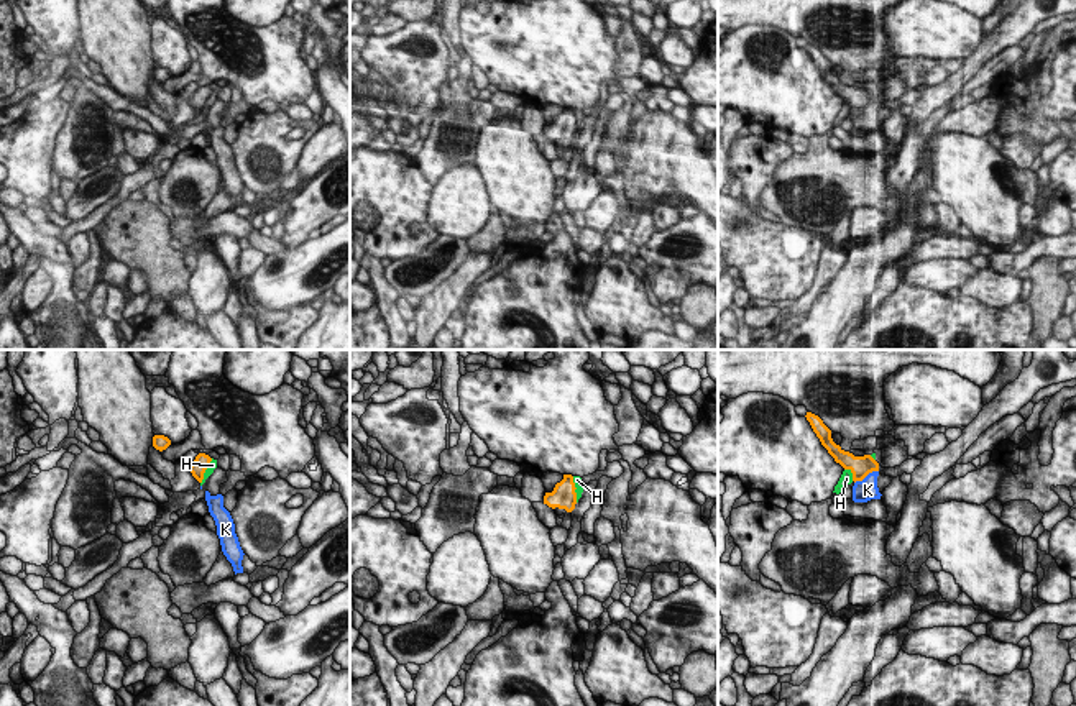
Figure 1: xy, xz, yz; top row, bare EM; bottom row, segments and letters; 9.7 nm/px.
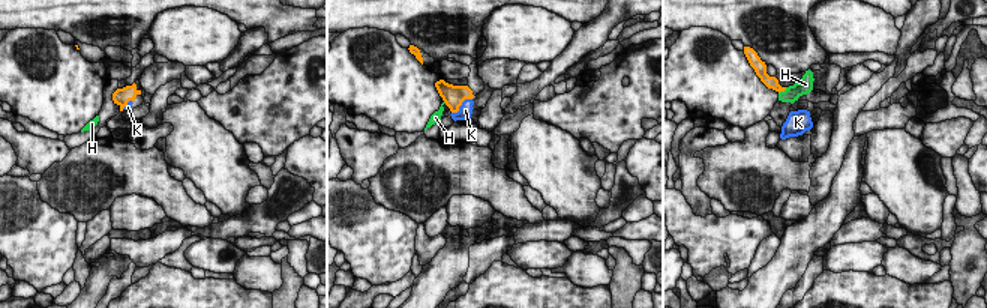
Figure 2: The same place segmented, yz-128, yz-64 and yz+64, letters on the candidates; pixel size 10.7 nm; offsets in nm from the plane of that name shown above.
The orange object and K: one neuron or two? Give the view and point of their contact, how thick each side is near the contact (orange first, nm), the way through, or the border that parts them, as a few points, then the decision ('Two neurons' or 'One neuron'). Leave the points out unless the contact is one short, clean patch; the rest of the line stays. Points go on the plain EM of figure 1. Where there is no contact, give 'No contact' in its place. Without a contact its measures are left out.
Touches orange at yz (866, 107). Thickness 200 nm (orange) against 220 nm. Path across: yz (861, 99), (866, 107), (866, 122). One neuron

